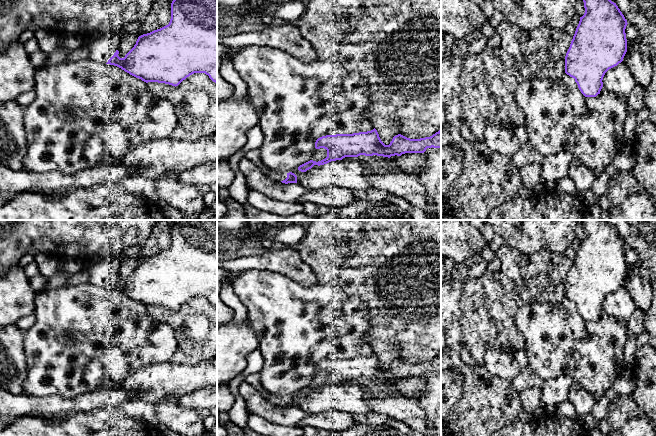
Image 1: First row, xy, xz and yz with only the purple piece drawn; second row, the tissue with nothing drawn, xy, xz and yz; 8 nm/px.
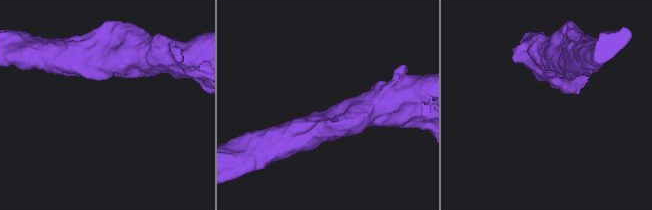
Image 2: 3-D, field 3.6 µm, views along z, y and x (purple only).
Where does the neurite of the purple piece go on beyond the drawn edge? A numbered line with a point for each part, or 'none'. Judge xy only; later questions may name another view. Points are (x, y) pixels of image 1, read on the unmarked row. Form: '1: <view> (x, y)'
1: xy (122, 315)

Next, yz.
1: yz (543, 326)

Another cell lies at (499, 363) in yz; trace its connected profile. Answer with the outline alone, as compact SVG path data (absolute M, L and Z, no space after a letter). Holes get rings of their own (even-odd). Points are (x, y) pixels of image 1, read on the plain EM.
M488 350L483 358L483 365L493 376L512 382L521 370L521 366L512 354L503 350Z

